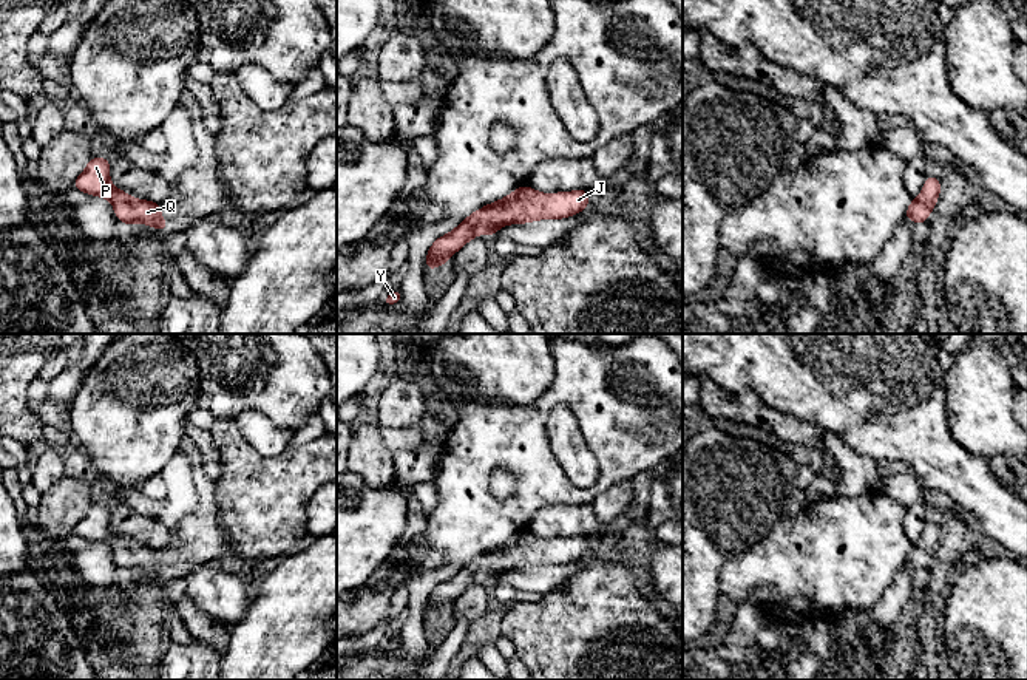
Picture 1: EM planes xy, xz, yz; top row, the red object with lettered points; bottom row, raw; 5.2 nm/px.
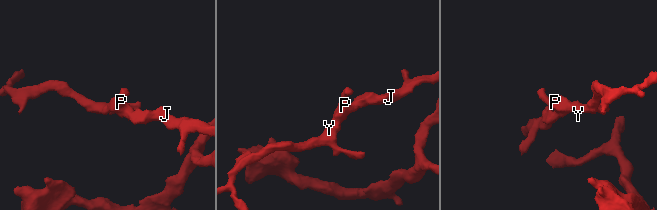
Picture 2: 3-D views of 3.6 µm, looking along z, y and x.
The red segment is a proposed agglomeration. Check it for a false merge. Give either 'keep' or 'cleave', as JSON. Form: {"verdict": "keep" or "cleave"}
{"verdict": "keep"}

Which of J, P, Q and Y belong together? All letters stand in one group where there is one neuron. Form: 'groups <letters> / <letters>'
groups J P Q Y

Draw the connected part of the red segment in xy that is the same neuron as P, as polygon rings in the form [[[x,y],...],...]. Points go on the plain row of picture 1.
[[[93,502],[73,533],[93,542],[107,544],[114,553],[114,561],[124,570],[141,569],[153,572],[159,578],[168,575],[158,549],[136,546],[111,530],[110,507],[105,504]]]

